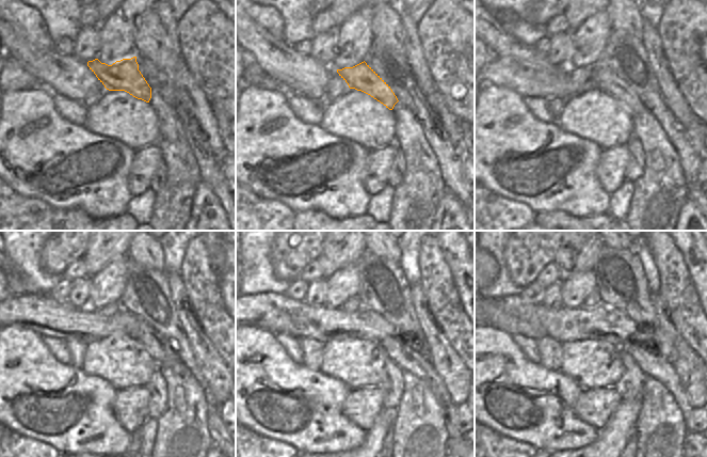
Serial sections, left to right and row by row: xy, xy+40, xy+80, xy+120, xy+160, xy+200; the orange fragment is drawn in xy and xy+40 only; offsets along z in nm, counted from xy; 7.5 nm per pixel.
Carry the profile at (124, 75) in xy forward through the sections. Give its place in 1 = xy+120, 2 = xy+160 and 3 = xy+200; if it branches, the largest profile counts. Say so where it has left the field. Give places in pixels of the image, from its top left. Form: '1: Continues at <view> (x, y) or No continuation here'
1: Continues at xy+120 (155, 344)
2: Continues at xy+160 (396, 348)
3: Continues at xy+200 (653, 365).

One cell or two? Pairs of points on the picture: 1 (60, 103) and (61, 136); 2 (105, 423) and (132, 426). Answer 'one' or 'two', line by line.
1: two
2: two

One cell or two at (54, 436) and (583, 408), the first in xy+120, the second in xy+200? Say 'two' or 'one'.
two

